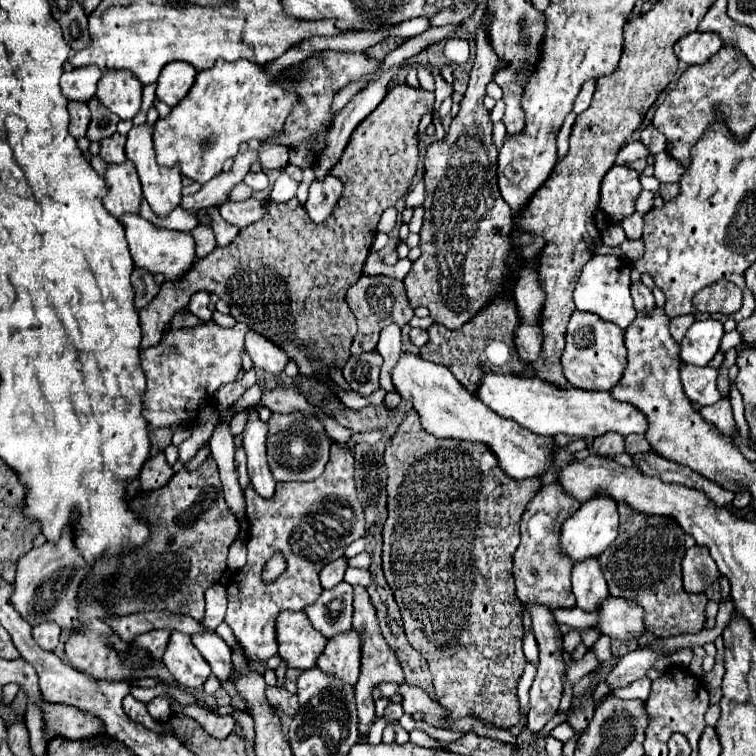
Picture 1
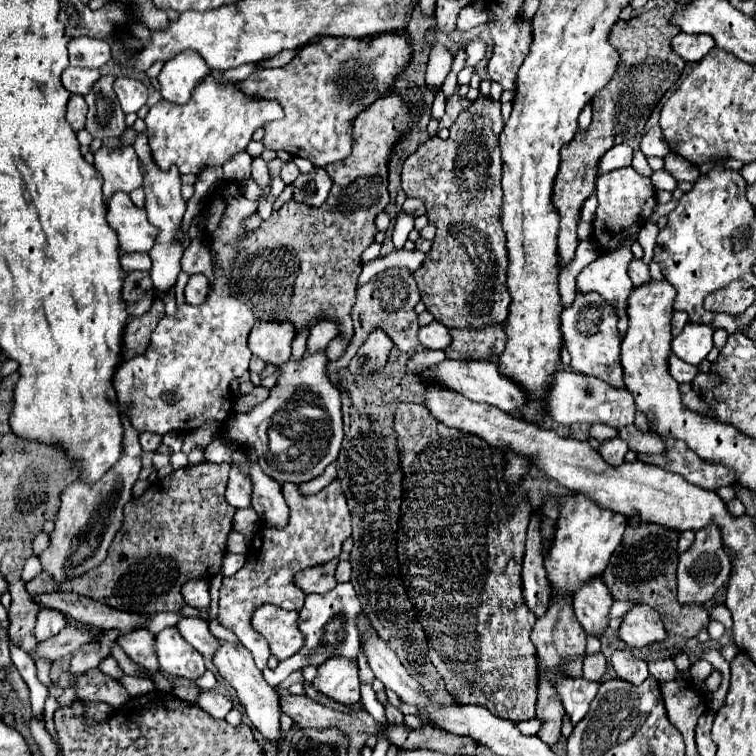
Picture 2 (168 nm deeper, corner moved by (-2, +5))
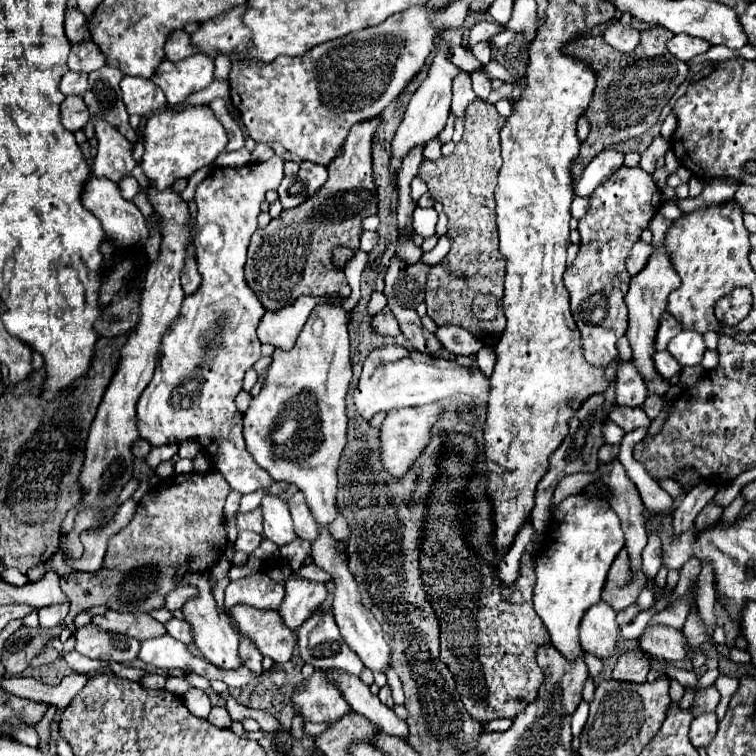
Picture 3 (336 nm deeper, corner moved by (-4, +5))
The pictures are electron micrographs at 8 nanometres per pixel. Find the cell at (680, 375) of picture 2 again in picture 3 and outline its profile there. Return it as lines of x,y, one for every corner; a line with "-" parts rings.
660,351
660,353
654,355
654,369
664,379
670,379
672,375
676,375
676,373
682,371
682,367
676,363
676,359
672,359
672,355
668,351

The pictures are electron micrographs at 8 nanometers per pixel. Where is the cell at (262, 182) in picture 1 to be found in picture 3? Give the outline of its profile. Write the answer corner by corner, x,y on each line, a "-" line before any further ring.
246,147
238,149
238,151
224,149
216,157
214,163
216,163
216,167
244,167
244,163
250,163
250,151

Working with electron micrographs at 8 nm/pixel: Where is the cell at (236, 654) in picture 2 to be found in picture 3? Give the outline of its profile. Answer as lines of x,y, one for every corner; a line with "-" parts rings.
206,571
206,573
184,573
180,583
182,585
194,585
198,589
198,595
184,603
182,613
184,613
184,619
192,627
192,637
194,637
194,643
200,649
202,657
208,659
212,665
216,665
220,669
238,669
238,667
242,667
242,661
238,657
240,635
234,633
234,627
228,623
228,613
224,609
220,609
216,605
214,597
212,597
210,571

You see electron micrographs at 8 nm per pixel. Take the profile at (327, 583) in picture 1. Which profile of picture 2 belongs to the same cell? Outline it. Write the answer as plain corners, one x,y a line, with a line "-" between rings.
330,559
328,563
302,569
298,571
298,575
294,575
294,581
306,593
328,593
336,585
336,579
334,579
336,565
338,565
338,559

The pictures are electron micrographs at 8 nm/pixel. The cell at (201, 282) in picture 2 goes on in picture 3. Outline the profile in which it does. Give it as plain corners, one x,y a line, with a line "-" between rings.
192,255
186,257
184,261
184,269
182,269
182,287
186,295
192,295
198,287
200,287
200,273
196,269
196,259

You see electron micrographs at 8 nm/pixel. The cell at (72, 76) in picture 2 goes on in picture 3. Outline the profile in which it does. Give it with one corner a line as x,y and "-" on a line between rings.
68,71
62,81
60,81
60,91
64,95
84,95
88,87
88,73
76,73
76,71

